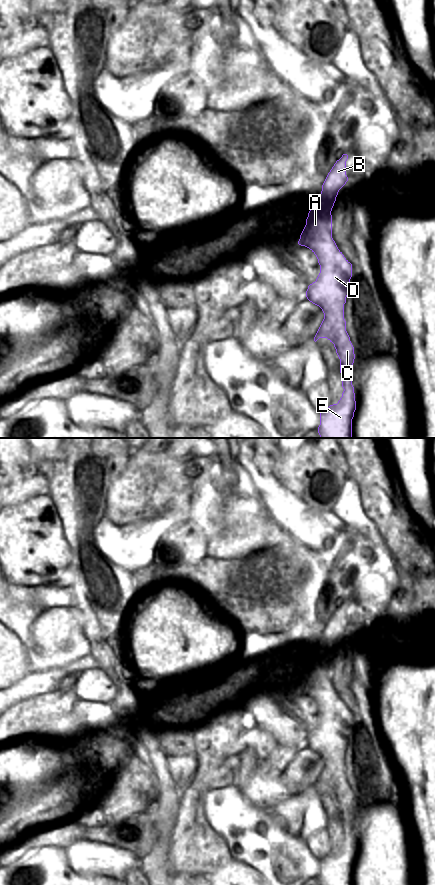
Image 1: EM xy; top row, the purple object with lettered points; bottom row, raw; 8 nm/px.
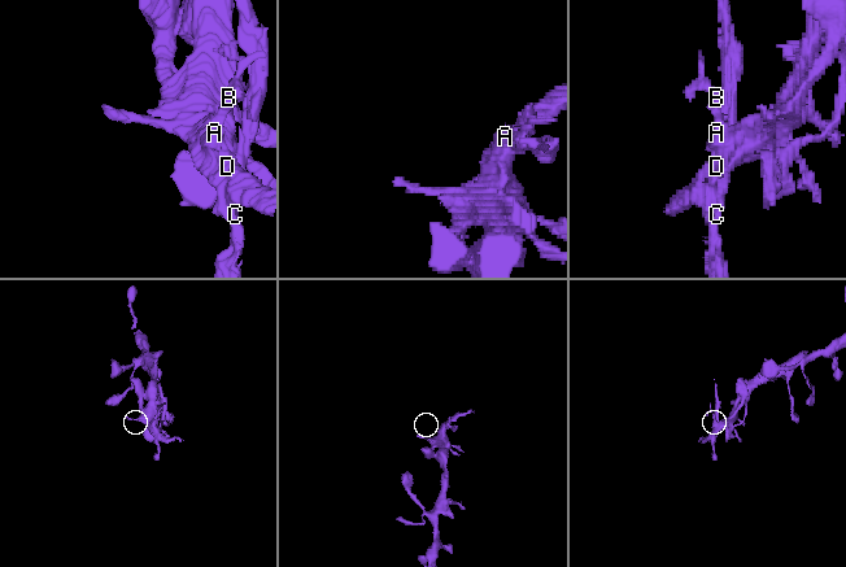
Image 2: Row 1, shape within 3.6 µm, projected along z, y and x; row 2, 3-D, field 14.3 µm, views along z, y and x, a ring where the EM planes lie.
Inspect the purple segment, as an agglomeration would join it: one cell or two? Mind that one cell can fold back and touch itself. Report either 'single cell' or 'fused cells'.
fused cells

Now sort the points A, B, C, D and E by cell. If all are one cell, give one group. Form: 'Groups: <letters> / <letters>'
Groups: A B D / C E

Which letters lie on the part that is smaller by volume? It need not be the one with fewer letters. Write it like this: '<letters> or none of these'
C, E

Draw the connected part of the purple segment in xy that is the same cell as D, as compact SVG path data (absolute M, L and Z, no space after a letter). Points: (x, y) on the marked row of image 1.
M343 154L328 173L321 194L310 204L306 225L298 241L299 245L309 248L316 255L320 265L320 273L316 281L310 284L306 291L307 299L319 306L324 313L324 319L314 337L315 342L319 338L327 338L333 344L336 343L336 331L340 329L340 307L346 303L352 277L352 264L344 257L332 238L331 215L338 192L348 181L347 159L348 155Z

